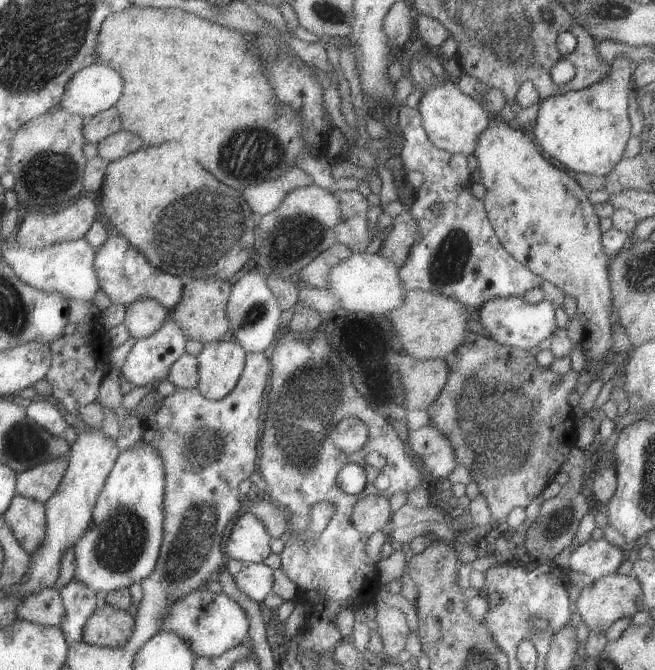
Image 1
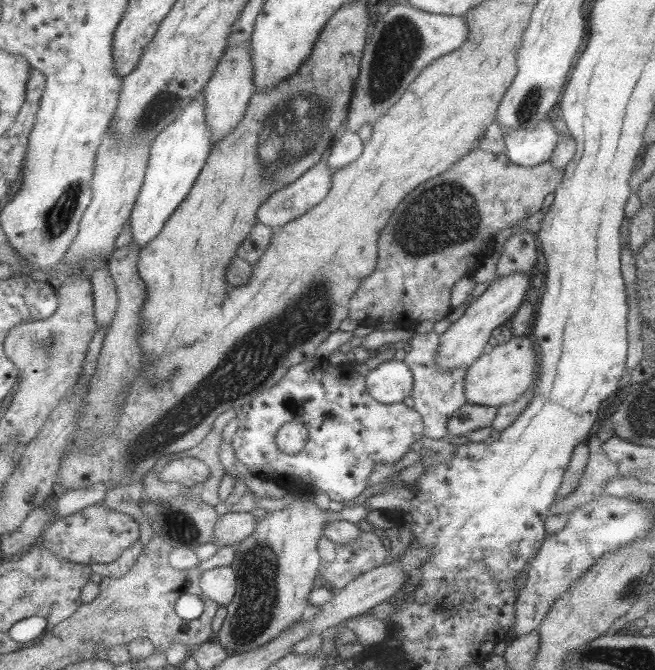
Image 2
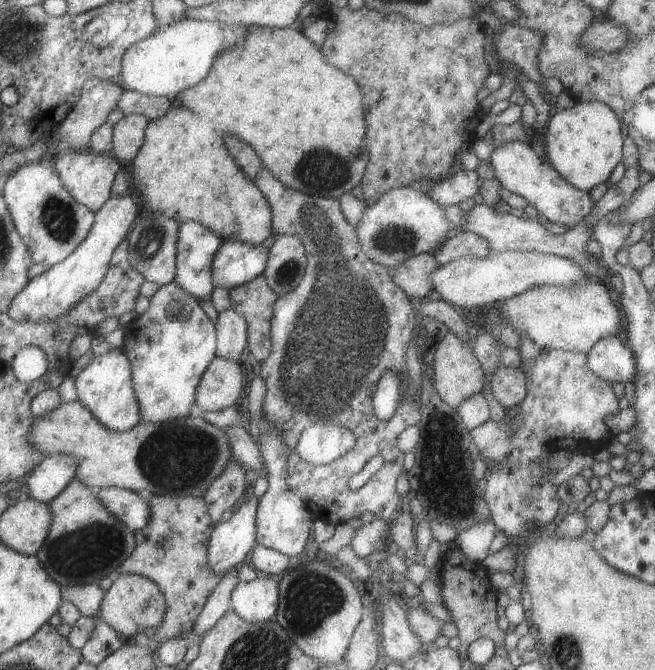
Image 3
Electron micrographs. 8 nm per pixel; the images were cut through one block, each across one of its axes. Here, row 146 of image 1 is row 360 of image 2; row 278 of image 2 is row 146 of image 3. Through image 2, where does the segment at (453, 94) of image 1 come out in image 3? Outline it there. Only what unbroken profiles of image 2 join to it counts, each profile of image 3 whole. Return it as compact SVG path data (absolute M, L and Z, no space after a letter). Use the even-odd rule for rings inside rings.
M510 141L495 145L486 162L492 164L503 189L524 197L530 204L536 206L540 216L544 216L550 222L566 224L569 228L575 227L594 206L589 191L574 188L574 185L564 180L548 161L539 158L526 141Z

